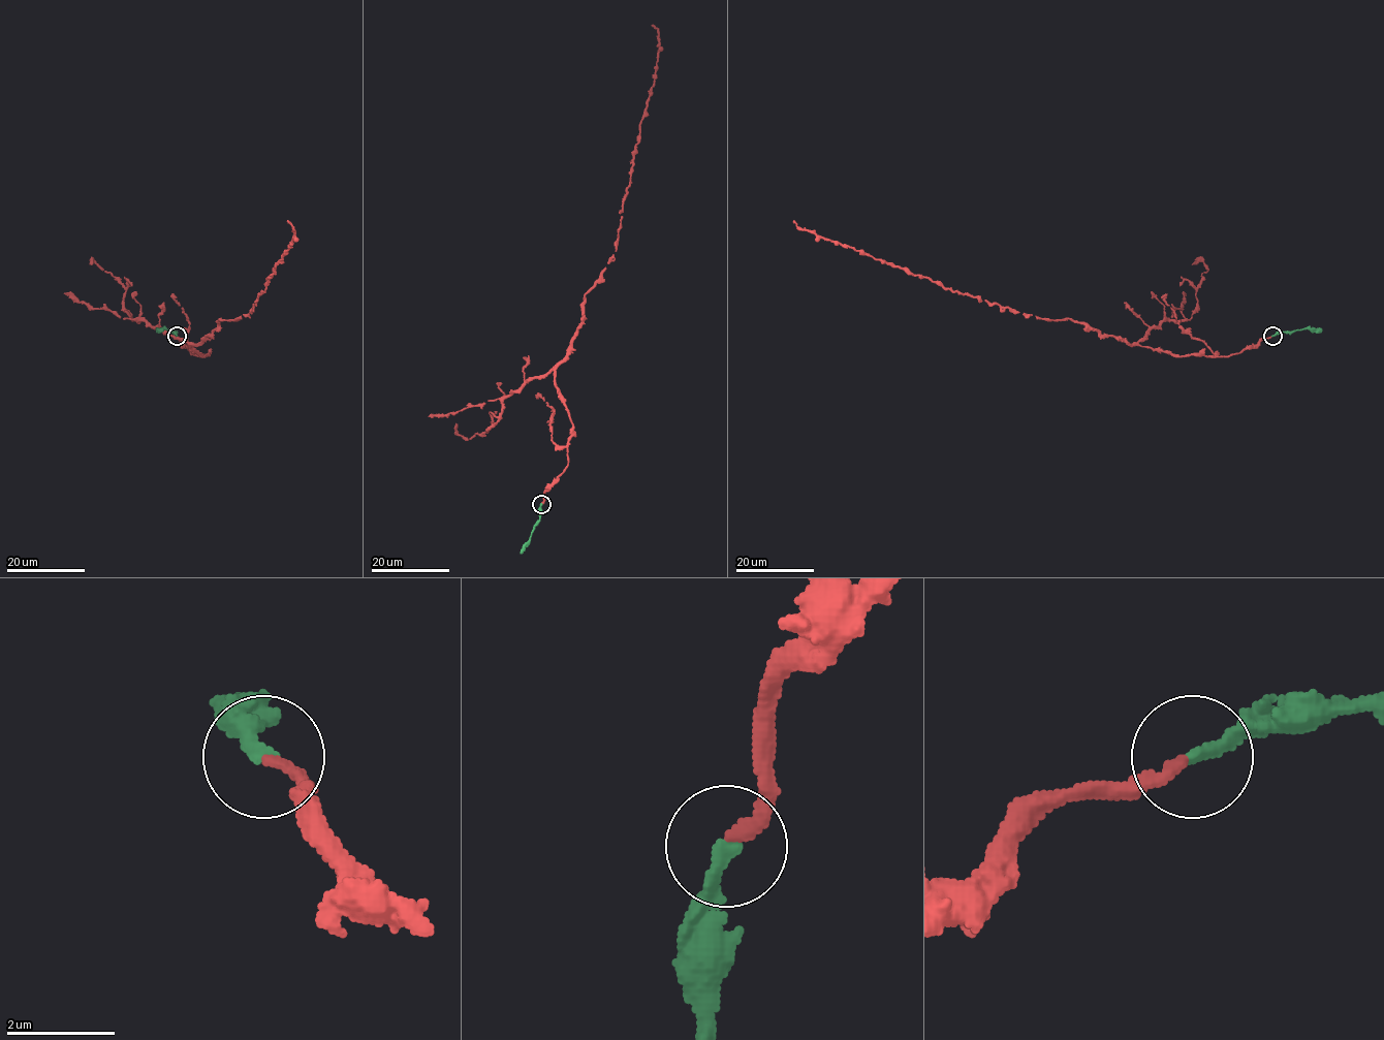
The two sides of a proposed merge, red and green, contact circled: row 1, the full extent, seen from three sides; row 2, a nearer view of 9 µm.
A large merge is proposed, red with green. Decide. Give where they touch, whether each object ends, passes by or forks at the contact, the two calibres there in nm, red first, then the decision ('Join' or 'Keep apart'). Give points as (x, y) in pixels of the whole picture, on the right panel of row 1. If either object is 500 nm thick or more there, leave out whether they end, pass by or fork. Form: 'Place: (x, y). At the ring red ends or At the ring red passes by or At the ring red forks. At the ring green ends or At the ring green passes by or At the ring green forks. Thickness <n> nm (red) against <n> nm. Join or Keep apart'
Place: (1272, 336). At the ring red ends. At the ring green ends. Thickness 200 nm (red) against 240 nm. Join

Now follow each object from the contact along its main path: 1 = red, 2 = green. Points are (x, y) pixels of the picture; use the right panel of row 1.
1: (1271, 336), (1230, 355), (1178, 356), (1129, 345), (1068, 318), (1025, 315), (943, 288), (800, 229), (794, 220)
2: (1272, 336), (1310, 328), (1321, 332)

